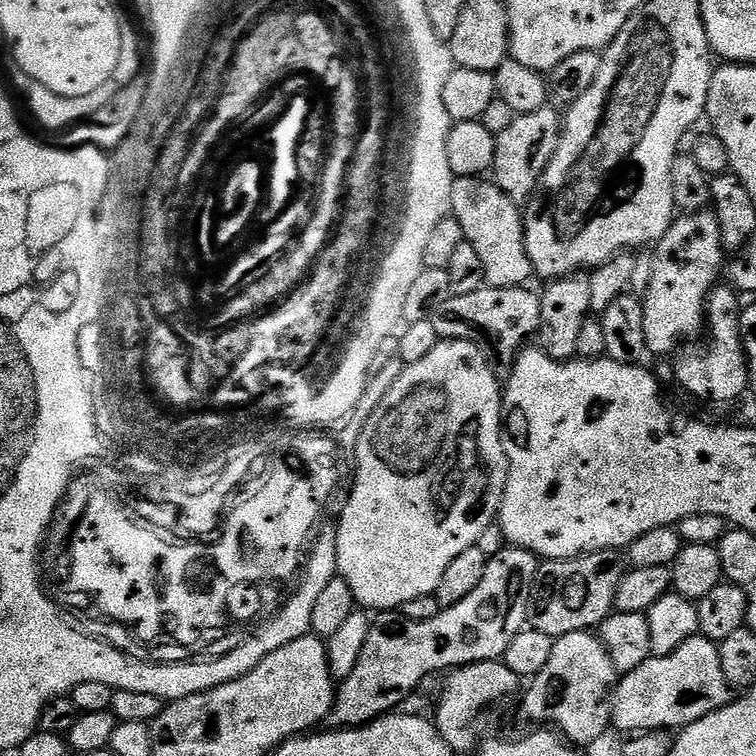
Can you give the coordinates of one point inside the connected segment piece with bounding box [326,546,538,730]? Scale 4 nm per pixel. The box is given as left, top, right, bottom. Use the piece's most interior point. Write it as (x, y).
(399, 654)

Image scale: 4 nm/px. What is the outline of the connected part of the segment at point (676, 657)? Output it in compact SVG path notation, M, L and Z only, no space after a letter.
M697 634L682 642L674 654L652 656L638 670L619 677L614 693L614 728L623 734L683 730L733 699L734 690L722 674L719 647Z

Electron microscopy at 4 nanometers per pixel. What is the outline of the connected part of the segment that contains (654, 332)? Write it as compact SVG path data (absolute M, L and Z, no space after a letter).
M705 210L673 219L670 230L655 245L652 267L647 273L648 289L642 292L644 333L653 357L671 357L681 345L695 341L692 339L705 331L708 295L721 283L725 268L726 253L715 212Z

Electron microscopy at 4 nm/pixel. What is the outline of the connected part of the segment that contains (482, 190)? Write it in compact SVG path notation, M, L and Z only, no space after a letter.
M457 176L453 179L450 186L450 215L458 222L458 226L462 226L462 234L466 243L474 246L474 250L478 254L478 259L482 262L482 270L484 271L484 282L489 288L519 288L529 283L528 279L533 279L532 263L526 254L526 238L524 237L524 217L522 215L521 205L515 204L503 190L499 188L491 179L481 178L479 176Z

